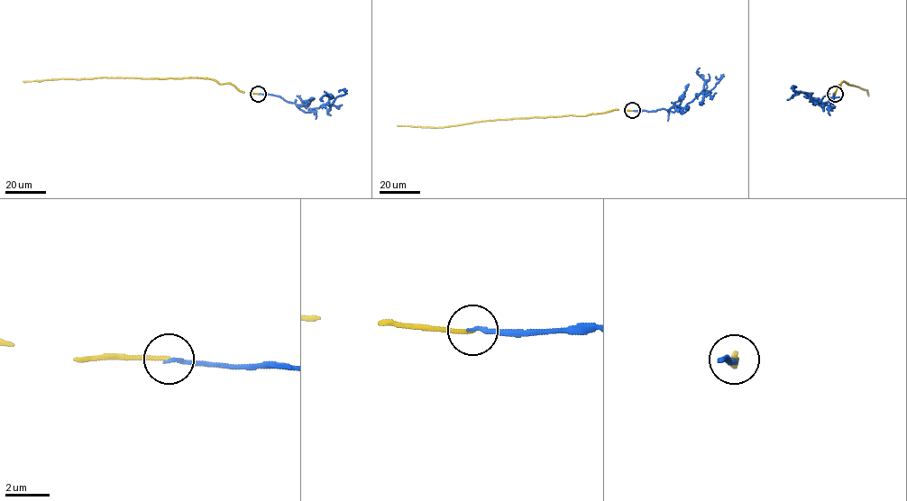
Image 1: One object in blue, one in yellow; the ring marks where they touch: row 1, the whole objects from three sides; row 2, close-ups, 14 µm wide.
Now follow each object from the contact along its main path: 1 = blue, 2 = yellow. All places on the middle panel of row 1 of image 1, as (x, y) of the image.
1: (632, 110), (685, 106), (698, 94), (713, 88), (722, 77), (717, 78), (716, 76)
2: (632, 110), (487, 120), (437, 127), (397, 125)

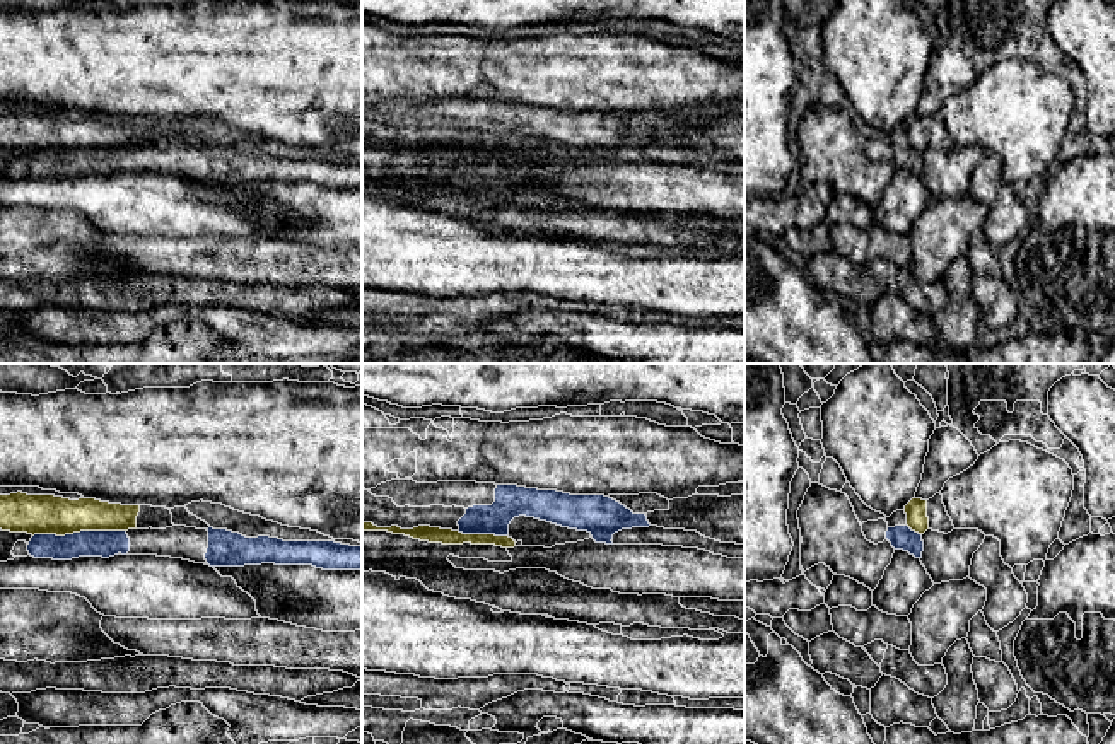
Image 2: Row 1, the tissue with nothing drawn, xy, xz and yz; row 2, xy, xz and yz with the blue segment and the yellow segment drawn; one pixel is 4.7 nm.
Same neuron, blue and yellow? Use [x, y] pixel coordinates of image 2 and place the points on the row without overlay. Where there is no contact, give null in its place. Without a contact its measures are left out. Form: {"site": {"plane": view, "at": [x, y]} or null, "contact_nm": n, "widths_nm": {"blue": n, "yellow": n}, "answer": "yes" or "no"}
{"site": {"plane": "xy", "at": [81, 149]}, "contact_nm": 440, "widths_nm": {"blue": 130, "yellow": 190}, "answer": "no"}

